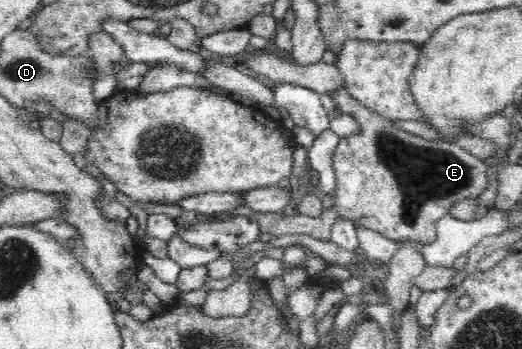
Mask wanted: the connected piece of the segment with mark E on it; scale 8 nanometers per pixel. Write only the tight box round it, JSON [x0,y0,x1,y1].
[226,87,488,245]

